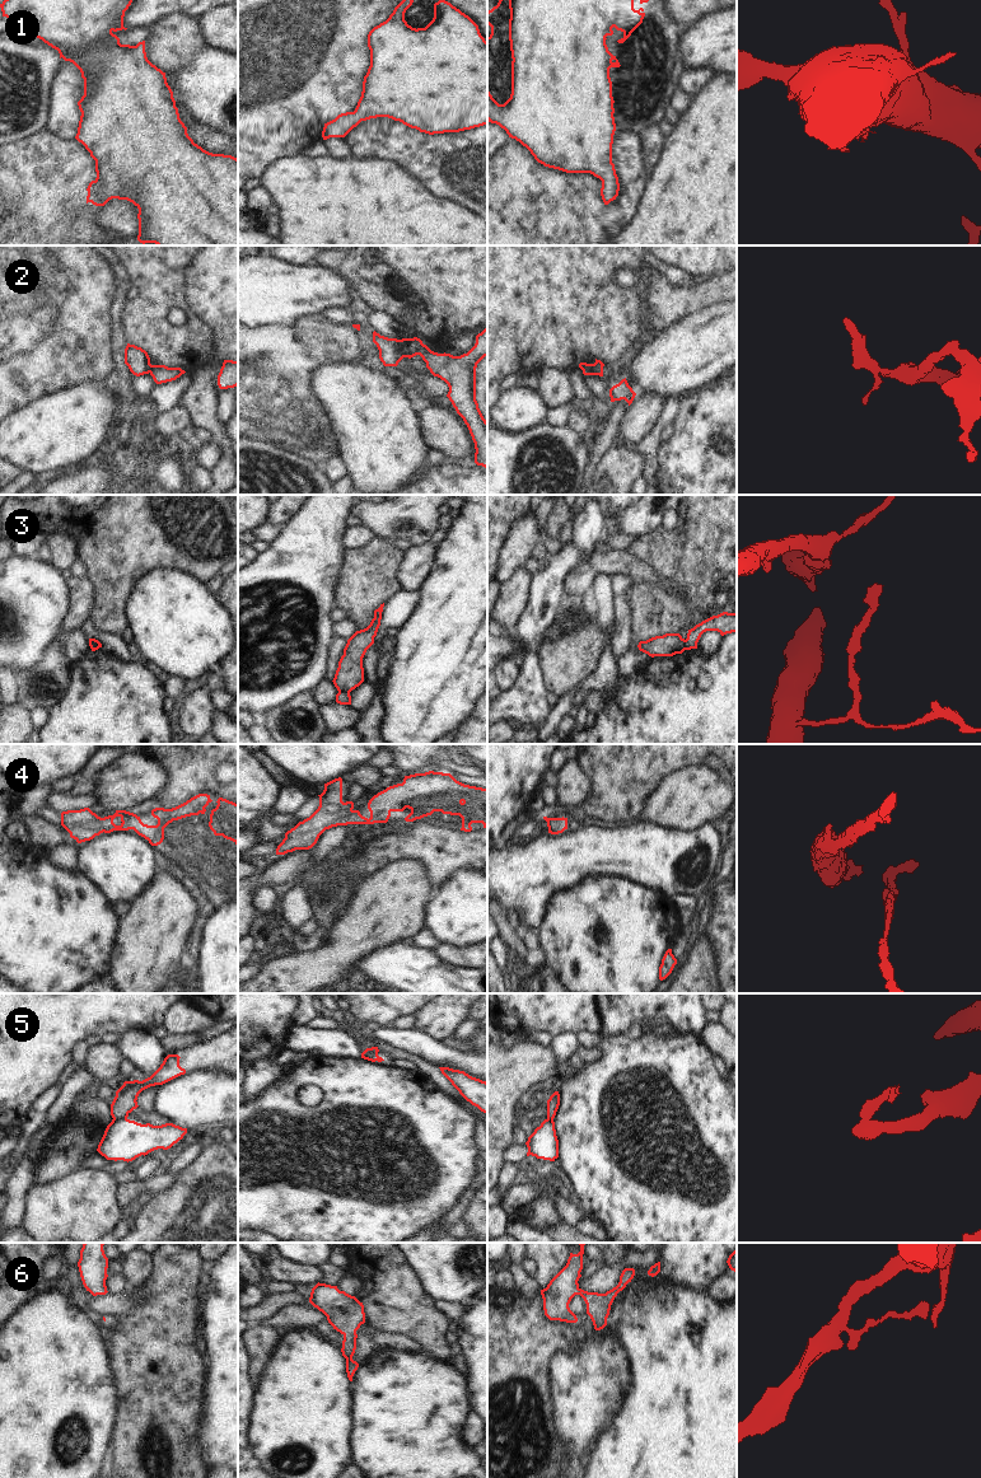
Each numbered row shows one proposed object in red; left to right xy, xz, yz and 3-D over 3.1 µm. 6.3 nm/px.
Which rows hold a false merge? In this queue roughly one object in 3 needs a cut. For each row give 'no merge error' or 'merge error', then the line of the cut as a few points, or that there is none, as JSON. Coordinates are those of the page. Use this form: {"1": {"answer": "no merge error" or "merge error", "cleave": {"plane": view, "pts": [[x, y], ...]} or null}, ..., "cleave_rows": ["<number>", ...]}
{"1": {"answer": "no merge error", "cleave": null}, "2": {"answer": "merge error", "cleave": {"plane": "xz", "pts": [[400, 340], [400, 351], [405, 356]]}}, "3": {"answer": "merge error", "cleave": {"plane": "xz", "pts": [[339, 691], [349, 693]]}}, "4": {"answer": "no merge error", "cleave": null}, "5": {"answer": "merge error", "cleave": {"plane": "xy", "pts": [[126, 1118], [113, 1119]]}}, "6": {"answer": "no merge error", "cleave": null}, "cleave_rows": ["2", "3", "5"]}

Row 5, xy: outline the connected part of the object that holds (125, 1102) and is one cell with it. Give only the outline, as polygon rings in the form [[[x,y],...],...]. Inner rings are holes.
[[[168,1054],[160,1067],[148,1079],[139,1081],[125,1081],[123,1085],[116,1091],[116,1096],[111,1104],[111,1115],[116,1118],[126,1118],[136,1109],[139,1094],[155,1085],[163,1085],[181,1075],[186,1074],[186,1070],[179,1066],[178,1054]]]

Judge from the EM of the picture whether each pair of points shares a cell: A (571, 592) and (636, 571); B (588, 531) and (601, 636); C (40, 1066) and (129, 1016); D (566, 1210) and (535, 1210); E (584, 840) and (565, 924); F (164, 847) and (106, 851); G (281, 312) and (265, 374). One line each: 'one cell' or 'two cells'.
A: one cell
B: two cells
C: one cell
D: two cells
E: two cells
F: two cells
G: two cells

